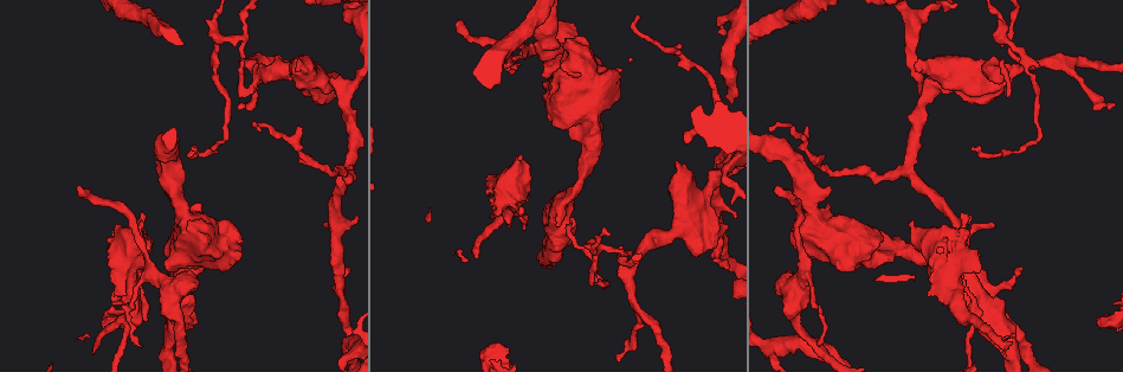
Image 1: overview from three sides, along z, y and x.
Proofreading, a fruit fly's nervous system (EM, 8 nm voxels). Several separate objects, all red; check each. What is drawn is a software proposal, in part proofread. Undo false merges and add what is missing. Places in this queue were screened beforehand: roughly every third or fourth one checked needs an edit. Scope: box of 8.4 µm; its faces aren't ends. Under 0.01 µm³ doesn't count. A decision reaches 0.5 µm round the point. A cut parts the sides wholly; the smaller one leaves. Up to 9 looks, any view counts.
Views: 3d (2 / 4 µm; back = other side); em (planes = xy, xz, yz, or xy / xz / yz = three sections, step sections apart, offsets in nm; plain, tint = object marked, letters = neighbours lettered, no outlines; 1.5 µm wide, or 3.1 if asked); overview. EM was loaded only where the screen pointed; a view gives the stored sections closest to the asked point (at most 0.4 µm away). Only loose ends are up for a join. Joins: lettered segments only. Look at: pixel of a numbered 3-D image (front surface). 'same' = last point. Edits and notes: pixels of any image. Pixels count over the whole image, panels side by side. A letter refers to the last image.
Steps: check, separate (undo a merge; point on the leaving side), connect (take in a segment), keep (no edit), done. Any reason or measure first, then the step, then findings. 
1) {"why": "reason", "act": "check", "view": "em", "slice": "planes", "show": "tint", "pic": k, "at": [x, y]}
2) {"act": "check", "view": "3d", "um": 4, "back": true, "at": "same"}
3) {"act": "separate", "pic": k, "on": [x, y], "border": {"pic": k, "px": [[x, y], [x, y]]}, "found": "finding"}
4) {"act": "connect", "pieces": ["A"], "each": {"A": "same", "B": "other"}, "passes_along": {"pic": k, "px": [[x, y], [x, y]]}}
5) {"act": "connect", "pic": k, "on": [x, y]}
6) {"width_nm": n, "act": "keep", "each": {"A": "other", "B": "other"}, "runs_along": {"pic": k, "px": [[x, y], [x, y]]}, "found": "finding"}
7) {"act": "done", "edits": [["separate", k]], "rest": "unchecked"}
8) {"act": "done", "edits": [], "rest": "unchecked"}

{"why": "three arms meet", "act": "check", "view": "em", "slice": "yz", "step": 8, "show": "tint", "pic": 1, "at": [338, 86]}

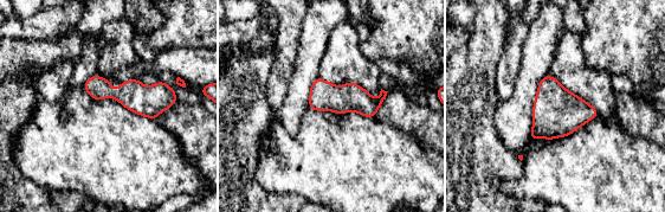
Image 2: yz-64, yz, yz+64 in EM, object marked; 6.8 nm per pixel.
{"why": "cut it another way", "act": "check", "view": "em", "slice": "planes", "show": "letters", "at": "same"}

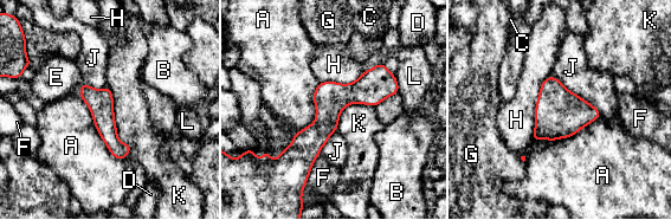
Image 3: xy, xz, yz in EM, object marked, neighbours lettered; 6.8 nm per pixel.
{"act": "keep", "each": {"A": "other", "B": "other", "C": "other", "D": "other", "E": "other", "F": "other", "G": "other", "H": "other", "J": "other", "K": "other", "L": "other"}, "found": "all the same neuron"}

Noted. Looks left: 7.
{"why": "end of a long branch", "act": "check", "view": "3d", "um": 4, "pic": 1, "at": [778, 185]}

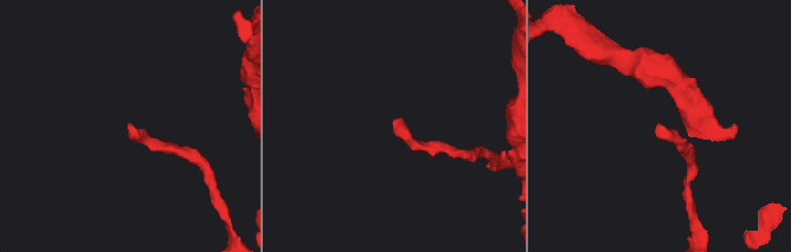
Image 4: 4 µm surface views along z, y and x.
{"act": "check", "view": "em", "slice": "planes", "show": "letters", "pic": 4, "at": [127, 125]}

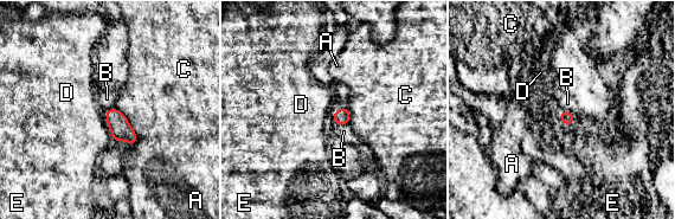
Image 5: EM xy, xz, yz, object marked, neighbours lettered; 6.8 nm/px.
{"width_nm": 80, "longest_contact_nm": ["C", 280], "act": "keep", "each": {"A": "other", "B": "other", "C": "other", "D": "other", "E": "other"}, "found": "no lettered segment goes on from it"}

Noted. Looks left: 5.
{"why": "free end", "act": "check", "view": "em", "slice": "xz", "step": 8, "show": "tint", "pic": 1, "at": [582, 37]}

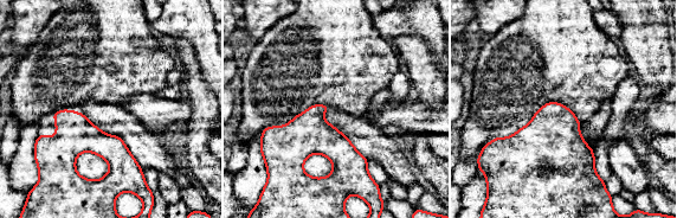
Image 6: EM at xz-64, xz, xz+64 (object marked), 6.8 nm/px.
{"act": "check", "view": "em", "slice": "planes", "show": "letters", "at": "same"}

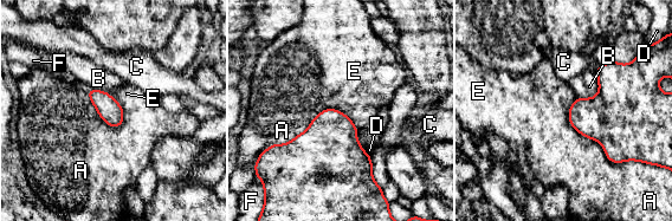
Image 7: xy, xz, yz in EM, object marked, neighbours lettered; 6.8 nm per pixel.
{"act": "keep", "each": {"A": "other", "B": "other", "C": "other", "D": "other", "E": "other", "F": "other"}, "border": {"pic": 7, "px": [[569, 106], [612, 162], [634, 161]]}, "found": "no lettered segment goes on from it"}

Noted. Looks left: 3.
{"act": "done", "edits": [], "rest": "unchecked"}

